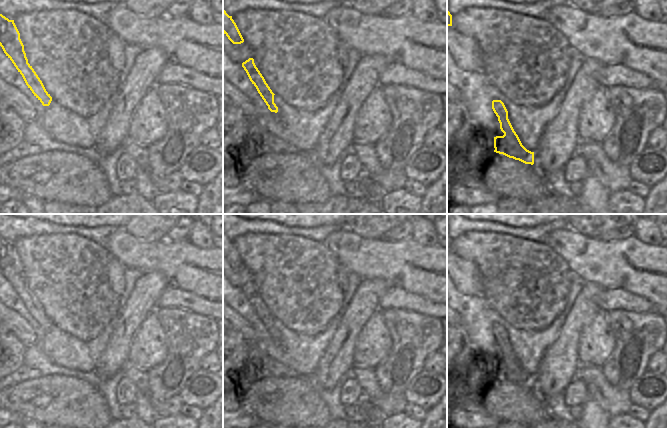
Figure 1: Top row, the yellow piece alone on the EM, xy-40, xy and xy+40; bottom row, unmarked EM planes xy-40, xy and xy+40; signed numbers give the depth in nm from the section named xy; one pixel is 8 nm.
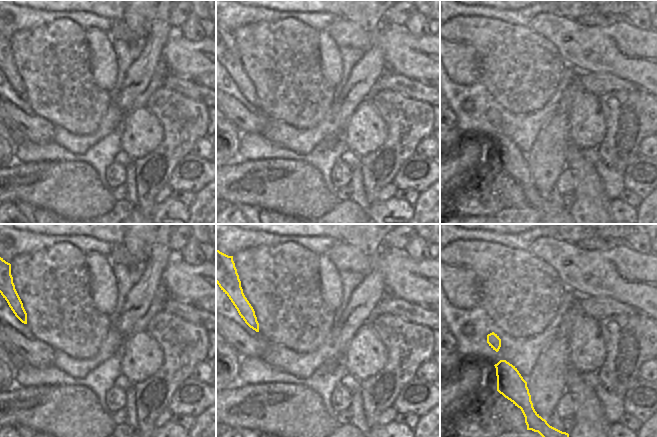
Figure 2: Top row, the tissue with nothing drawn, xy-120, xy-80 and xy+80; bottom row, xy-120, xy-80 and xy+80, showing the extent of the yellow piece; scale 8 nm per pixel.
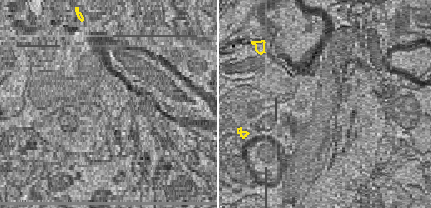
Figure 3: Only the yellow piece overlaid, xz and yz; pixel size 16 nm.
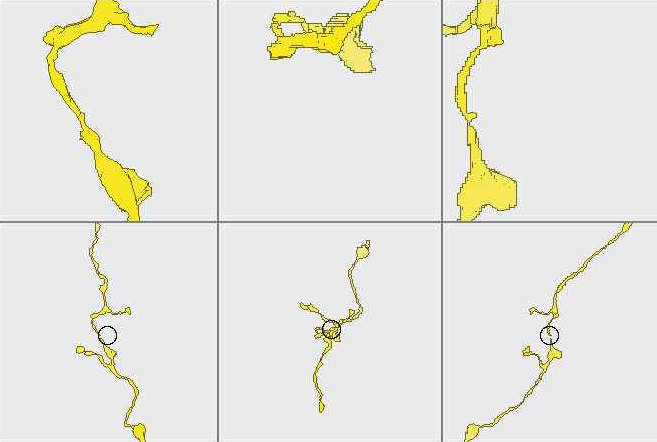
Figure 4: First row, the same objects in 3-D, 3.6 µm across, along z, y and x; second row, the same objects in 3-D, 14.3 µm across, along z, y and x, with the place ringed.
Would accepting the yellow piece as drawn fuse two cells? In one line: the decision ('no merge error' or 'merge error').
no merge error

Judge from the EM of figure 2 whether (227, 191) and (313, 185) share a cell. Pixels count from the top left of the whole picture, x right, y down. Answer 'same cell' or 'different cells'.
same cell

